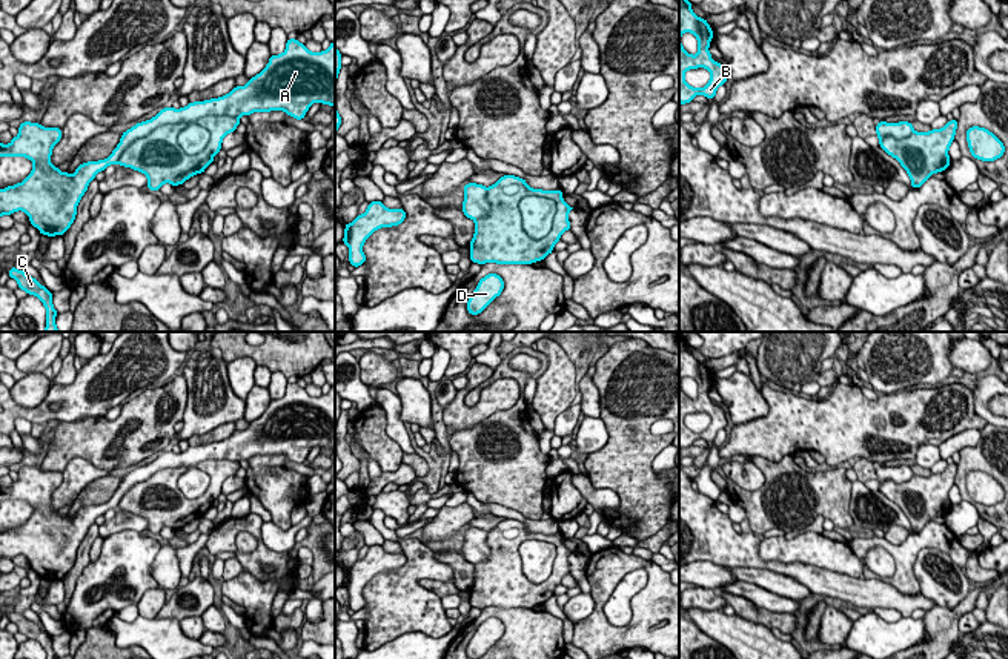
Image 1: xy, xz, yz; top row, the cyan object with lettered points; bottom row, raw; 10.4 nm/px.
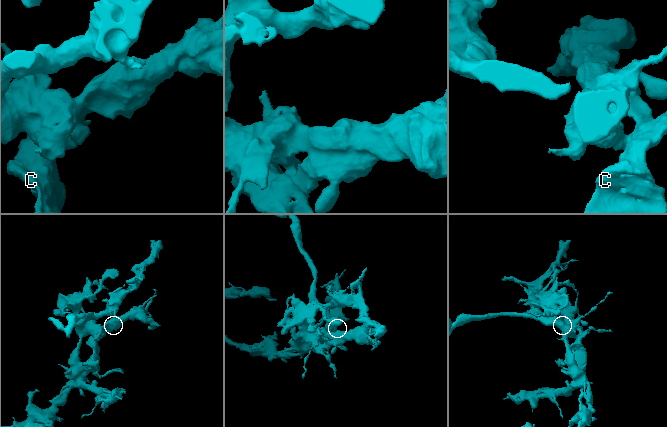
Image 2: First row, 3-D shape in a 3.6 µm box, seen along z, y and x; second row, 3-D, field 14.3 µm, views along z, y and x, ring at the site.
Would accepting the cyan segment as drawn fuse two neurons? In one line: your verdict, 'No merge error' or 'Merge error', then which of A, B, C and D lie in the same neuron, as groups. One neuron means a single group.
Merge error. Groups: A B / C D

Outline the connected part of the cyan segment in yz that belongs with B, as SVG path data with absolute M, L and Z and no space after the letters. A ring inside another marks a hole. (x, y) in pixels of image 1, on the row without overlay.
M679 335L679 447L685 449L693 445L693 442L699 438L704 441L713 444L716 439L716 435L719 430L725 429L727 419L725 413L721 407L715 406L711 402L711 398L708 396L710 386L713 382L713 373L707 367L705 363L698 361L687 341ZM684 376L690 376L698 384L698 398L691 399L688 398L682 387L681 379ZM704 412L710 416L708 427L698 433L690 430L684 419L690 413Z

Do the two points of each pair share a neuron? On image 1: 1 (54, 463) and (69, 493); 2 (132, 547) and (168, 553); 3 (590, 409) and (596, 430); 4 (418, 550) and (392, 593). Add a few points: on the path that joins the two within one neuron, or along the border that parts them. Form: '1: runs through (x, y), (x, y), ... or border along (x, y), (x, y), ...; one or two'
1: border along (97, 467), (82, 458), (74, 458), (62, 473); two
2: border along (162, 547), (151, 566), (151, 576), (159, 587); two
3: border along (586, 415), (598, 418); two
4: runs through (418, 561), (418, 566), (403, 582); one

